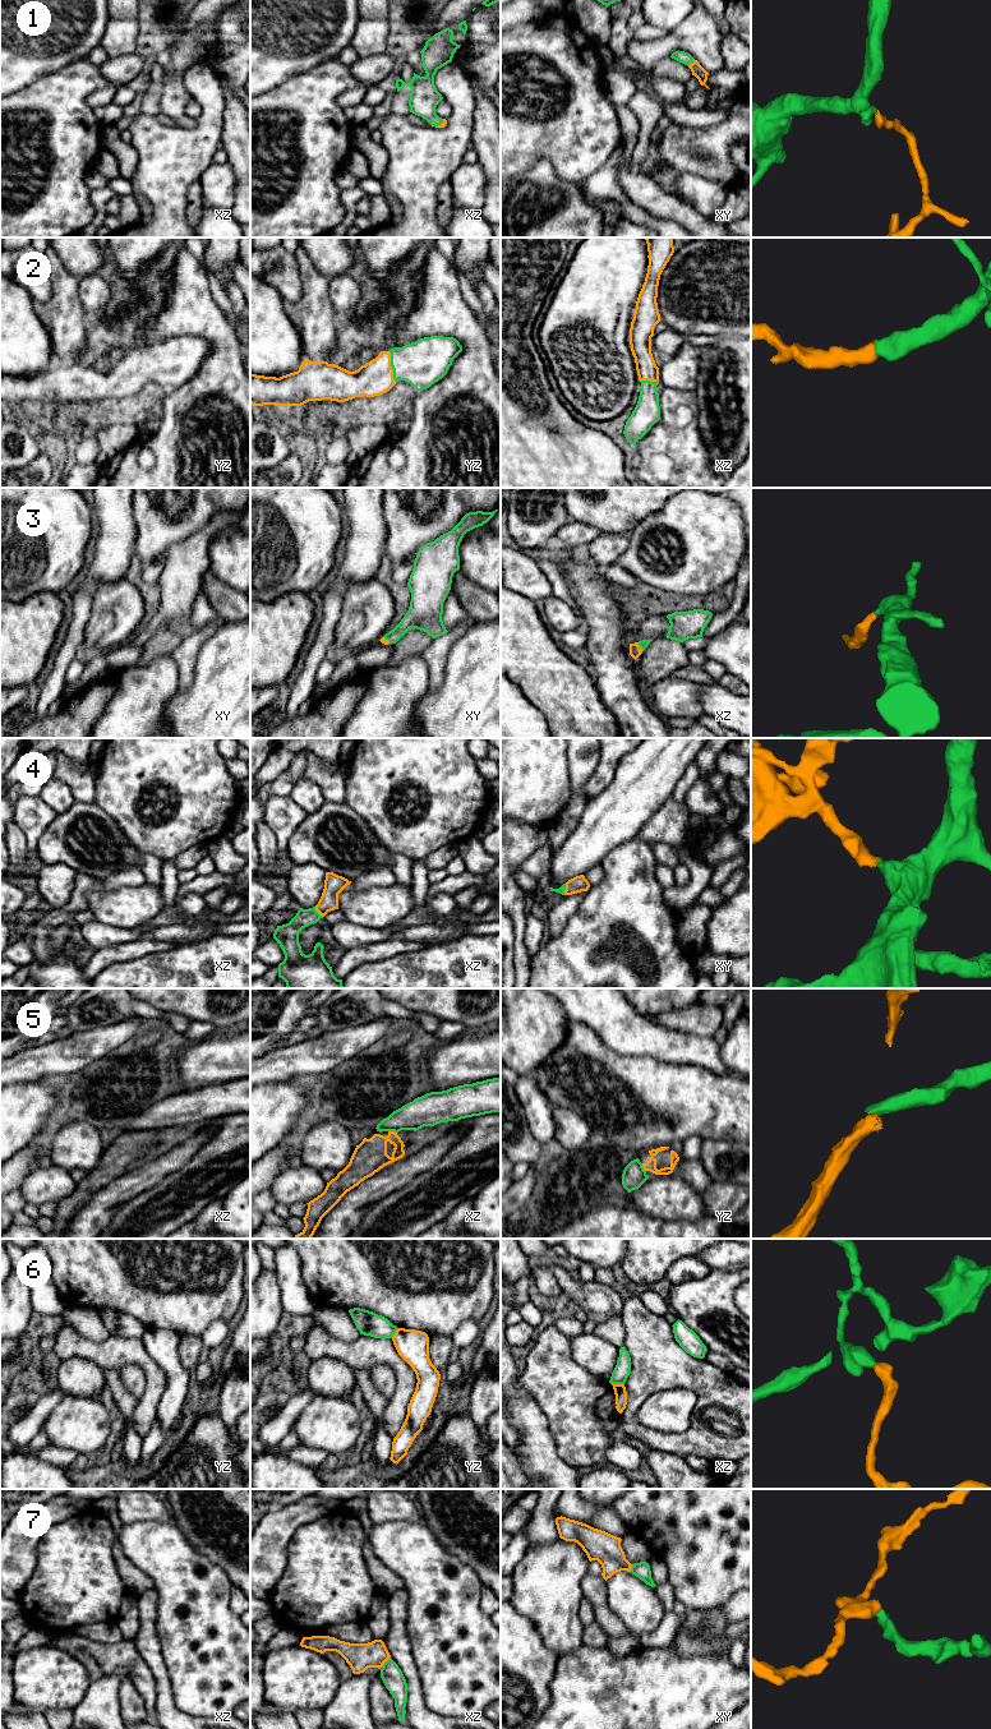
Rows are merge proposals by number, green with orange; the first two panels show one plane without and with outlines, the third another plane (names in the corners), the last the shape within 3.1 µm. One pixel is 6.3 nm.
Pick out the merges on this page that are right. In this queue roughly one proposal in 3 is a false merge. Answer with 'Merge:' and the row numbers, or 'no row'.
Merge: 1, 2, 3, 4, 7

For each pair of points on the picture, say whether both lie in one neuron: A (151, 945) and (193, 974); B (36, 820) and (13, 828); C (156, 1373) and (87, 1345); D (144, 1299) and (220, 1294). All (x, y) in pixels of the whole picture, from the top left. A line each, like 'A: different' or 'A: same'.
A: different
B: different
C: same
D: same

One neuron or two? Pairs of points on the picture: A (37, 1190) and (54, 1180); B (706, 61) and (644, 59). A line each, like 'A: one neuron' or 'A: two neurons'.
A: one neuron
B: one neuron

